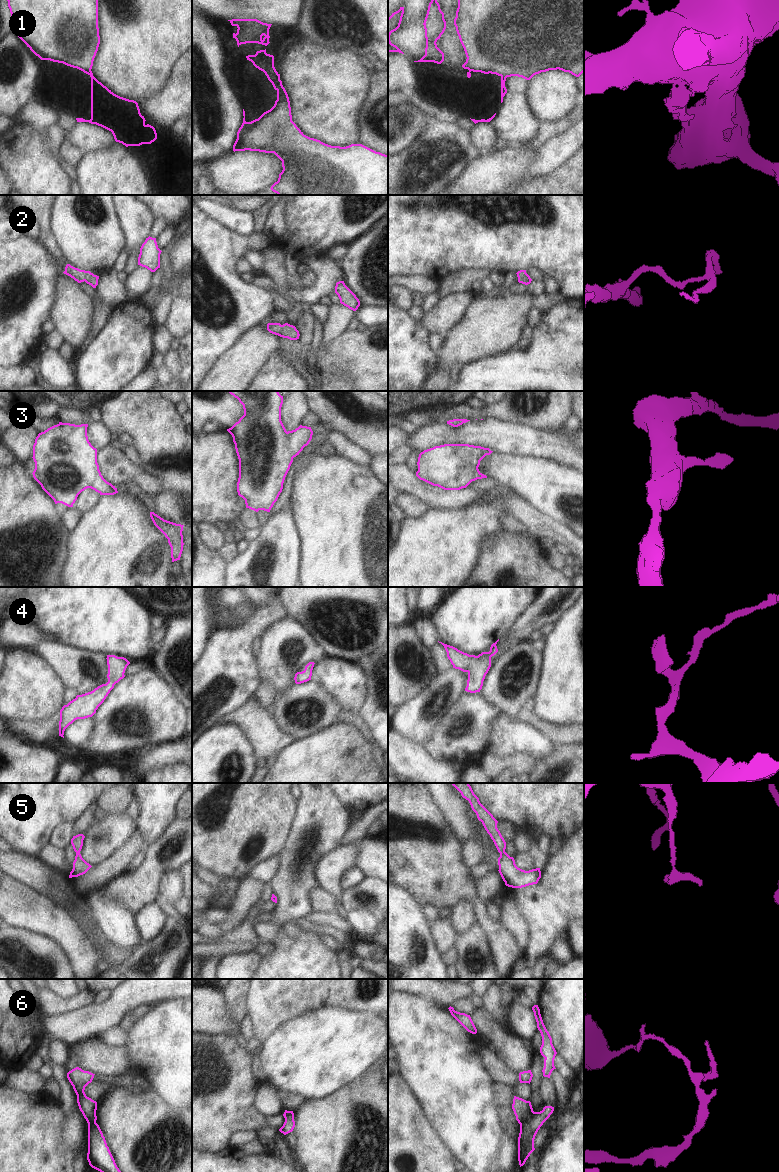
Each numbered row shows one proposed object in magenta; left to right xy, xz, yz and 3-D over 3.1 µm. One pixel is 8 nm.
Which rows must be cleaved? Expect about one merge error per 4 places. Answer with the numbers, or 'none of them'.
1, 6

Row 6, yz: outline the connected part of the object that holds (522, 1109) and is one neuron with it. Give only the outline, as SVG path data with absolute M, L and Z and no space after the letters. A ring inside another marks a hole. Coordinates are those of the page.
M514 1096L512 1109L519 1124L526 1121L533 1114L533 1108L530 1101Z

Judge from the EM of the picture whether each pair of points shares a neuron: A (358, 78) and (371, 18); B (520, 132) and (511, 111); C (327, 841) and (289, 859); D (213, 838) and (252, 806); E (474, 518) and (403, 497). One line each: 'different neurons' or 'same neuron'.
A: different neurons
B: same neuron
C: same neuron
D: same neuron
E: different neurons

